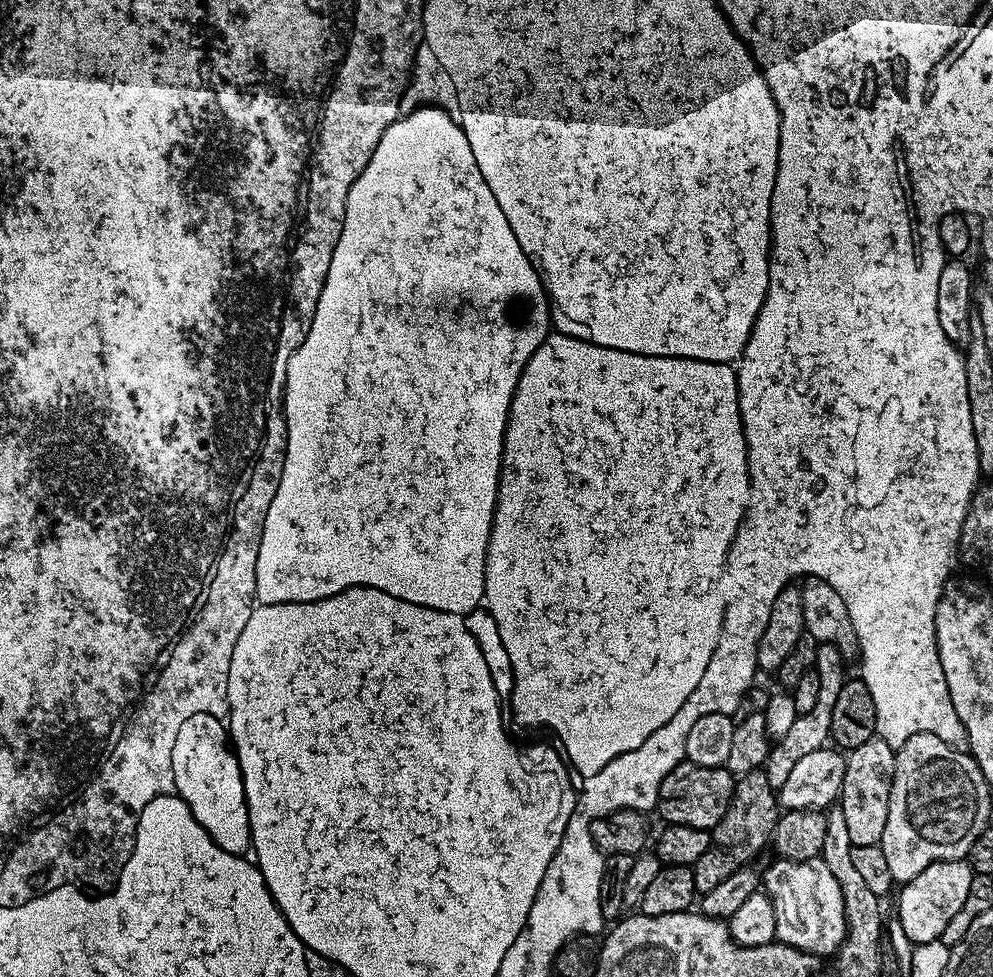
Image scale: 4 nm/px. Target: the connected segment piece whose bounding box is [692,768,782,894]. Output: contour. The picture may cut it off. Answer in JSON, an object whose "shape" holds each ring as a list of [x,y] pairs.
{"shape":[[[755,768],[753,772],[747,772],[746,775],[739,777],[726,814],[722,814],[715,828],[711,829],[710,850],[706,850],[706,854],[702,854],[702,858],[698,858],[698,862],[692,868],[697,893],[703,894],[714,890],[714,886],[726,882],[730,874],[751,865],[752,859],[764,847],[769,847],[772,831],[776,829],[781,815],[777,789],[770,786],[770,778],[766,778],[763,768]]]}

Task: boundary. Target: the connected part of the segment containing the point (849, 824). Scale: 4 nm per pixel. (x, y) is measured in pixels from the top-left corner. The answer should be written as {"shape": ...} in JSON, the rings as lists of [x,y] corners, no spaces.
{"shape":[[[873,738],[851,749],[846,756],[846,774],[838,797],[838,807],[846,814],[846,827],[852,846],[874,846],[886,830],[886,814],[890,810],[890,790],[894,782],[896,754],[884,740]]]}

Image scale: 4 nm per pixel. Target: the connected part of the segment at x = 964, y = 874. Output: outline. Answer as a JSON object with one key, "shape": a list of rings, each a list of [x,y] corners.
{"shape":[[[967,859],[943,860],[926,866],[922,874],[899,889],[900,901],[896,904],[896,912],[900,915],[900,928],[909,940],[909,945],[934,944],[939,941],[950,918],[954,918],[962,902],[966,902],[966,893],[970,890],[973,875]]]}

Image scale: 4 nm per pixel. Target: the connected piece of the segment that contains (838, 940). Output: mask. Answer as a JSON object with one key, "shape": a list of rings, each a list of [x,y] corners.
{"shape":[[[823,858],[815,860],[775,861],[762,872],[762,888],[776,915],[776,940],[810,952],[817,957],[835,953],[848,935],[848,919],[844,913],[842,886],[830,874]]]}

